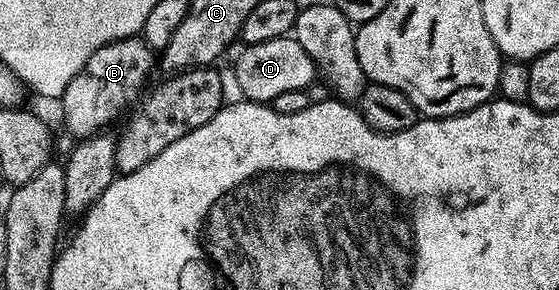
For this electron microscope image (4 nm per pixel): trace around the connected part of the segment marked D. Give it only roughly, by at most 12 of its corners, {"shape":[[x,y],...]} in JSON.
{"shape":[[293,36],[246,45],[234,65],[245,100],[309,90],[314,61]]}

